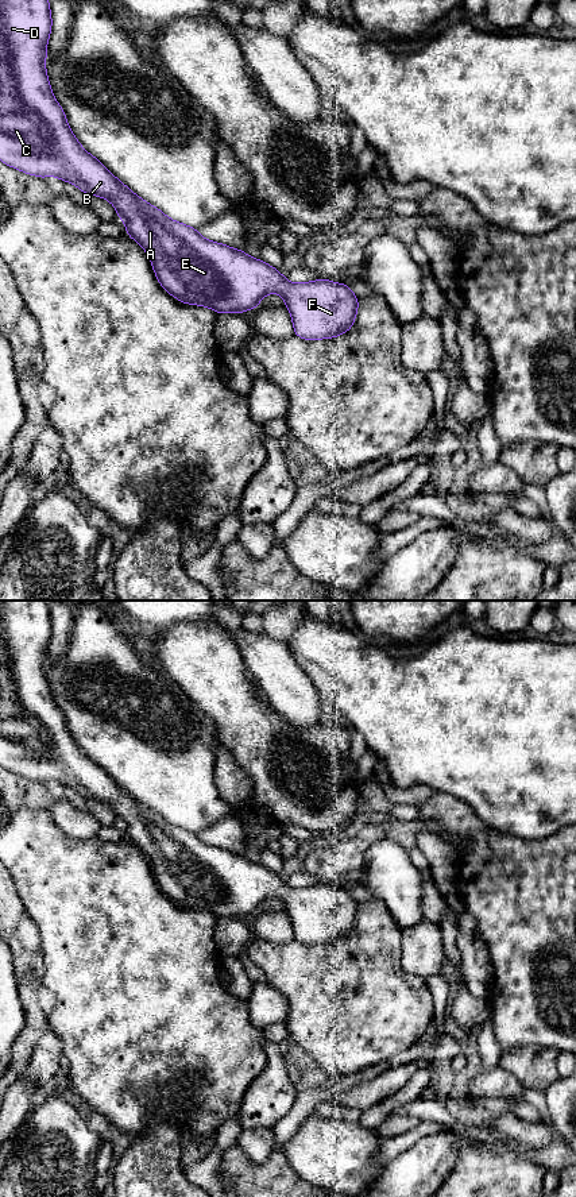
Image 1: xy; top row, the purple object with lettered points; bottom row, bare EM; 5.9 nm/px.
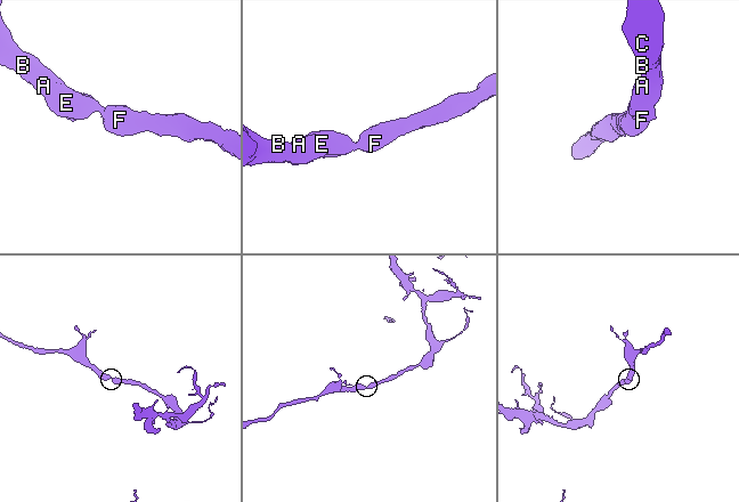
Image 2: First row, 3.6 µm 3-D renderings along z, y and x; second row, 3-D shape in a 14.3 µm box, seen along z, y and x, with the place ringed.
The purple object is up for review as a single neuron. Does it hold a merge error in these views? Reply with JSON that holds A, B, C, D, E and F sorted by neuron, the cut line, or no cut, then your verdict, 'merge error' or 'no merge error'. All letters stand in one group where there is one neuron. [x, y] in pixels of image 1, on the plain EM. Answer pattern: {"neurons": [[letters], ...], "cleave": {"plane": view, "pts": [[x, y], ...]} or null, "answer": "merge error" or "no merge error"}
{"neurons": [["A", "B", "C", "D", "E", "F"]], "cleave": null, "answer": "no merge error"}

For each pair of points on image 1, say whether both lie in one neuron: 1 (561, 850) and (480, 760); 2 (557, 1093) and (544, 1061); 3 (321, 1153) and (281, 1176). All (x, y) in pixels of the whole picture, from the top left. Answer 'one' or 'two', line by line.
1: two
2: two
3: two

